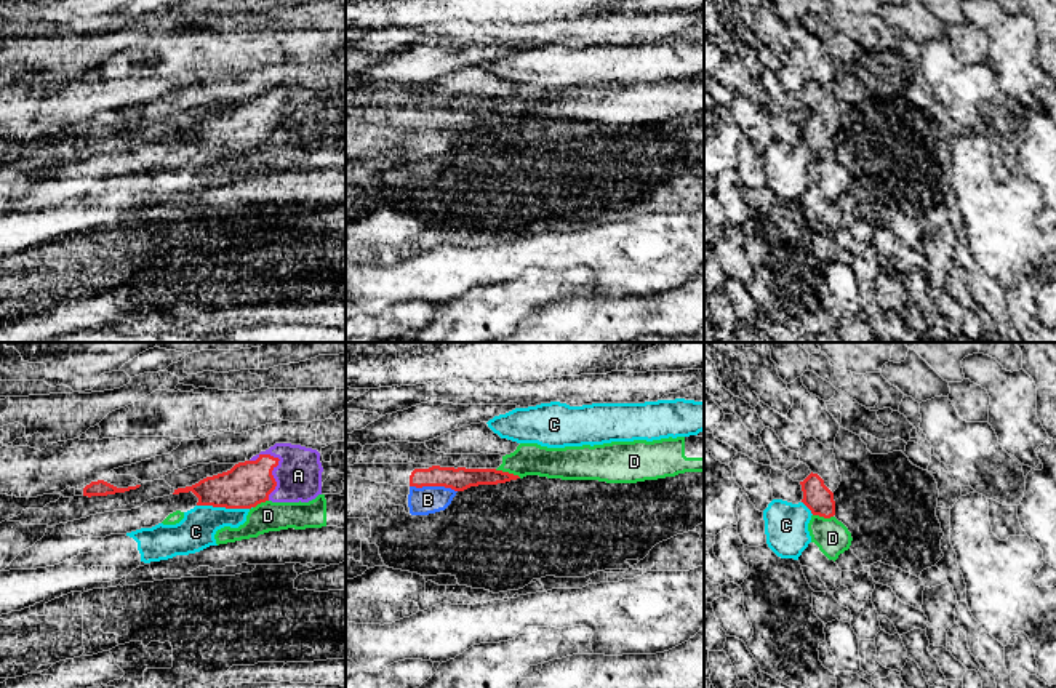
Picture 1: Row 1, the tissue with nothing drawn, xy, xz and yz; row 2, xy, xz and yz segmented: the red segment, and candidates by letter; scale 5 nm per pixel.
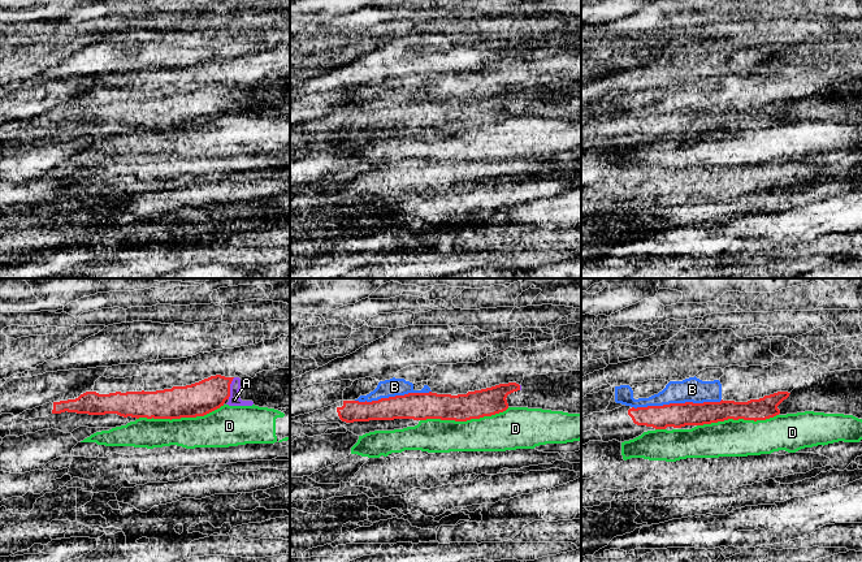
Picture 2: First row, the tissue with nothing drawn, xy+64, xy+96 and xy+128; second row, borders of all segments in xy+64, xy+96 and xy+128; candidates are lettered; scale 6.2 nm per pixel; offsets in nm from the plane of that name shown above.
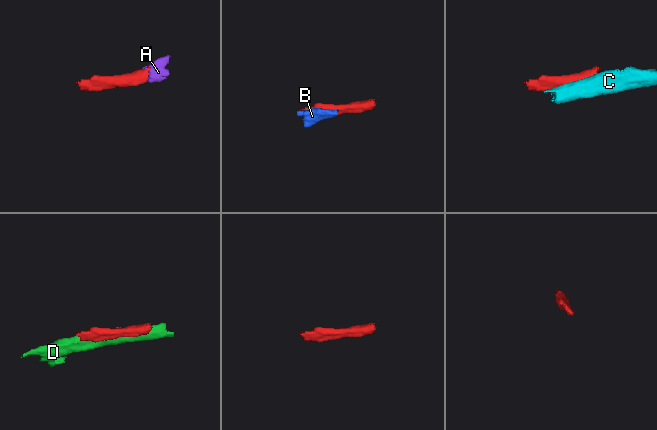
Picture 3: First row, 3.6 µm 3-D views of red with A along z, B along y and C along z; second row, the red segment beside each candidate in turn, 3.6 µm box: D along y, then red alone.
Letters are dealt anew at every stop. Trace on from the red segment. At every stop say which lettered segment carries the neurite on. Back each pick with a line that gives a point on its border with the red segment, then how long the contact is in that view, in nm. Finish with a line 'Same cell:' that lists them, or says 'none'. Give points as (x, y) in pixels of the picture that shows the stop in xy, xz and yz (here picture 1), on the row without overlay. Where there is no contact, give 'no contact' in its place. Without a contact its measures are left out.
A: xy (272, 111) | 240 nm
Same cell: A

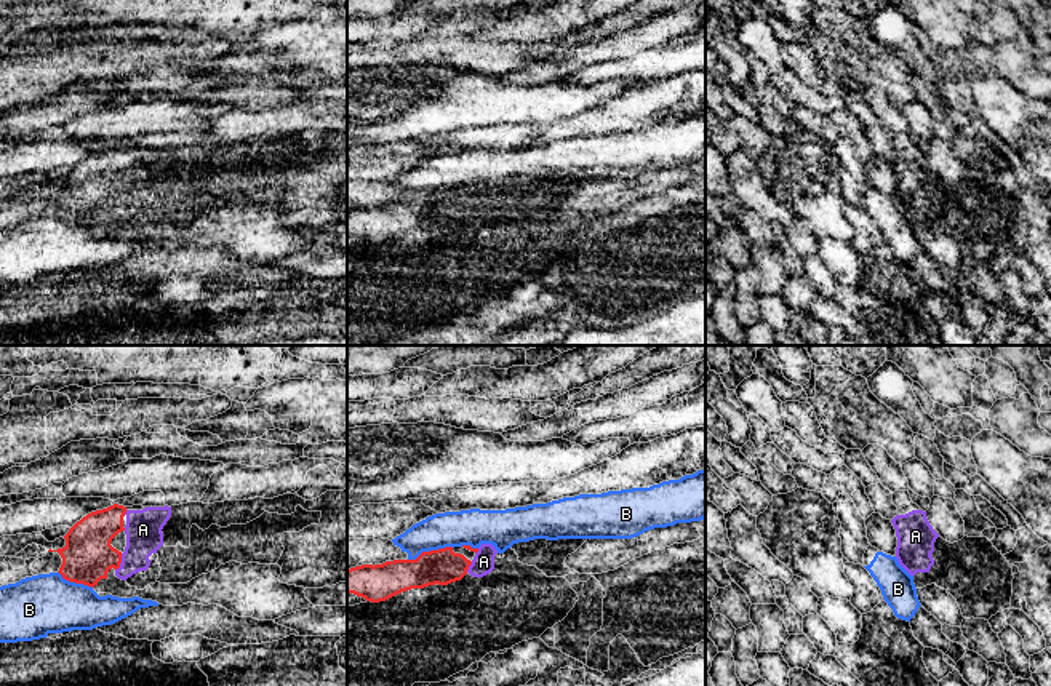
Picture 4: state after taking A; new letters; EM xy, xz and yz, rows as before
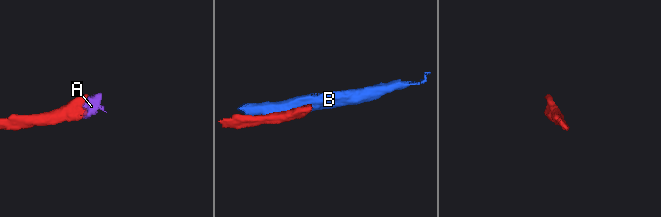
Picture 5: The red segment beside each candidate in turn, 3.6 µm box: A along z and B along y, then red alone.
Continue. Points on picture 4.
A: xy (120, 203) | 90 nm
Same cell: A

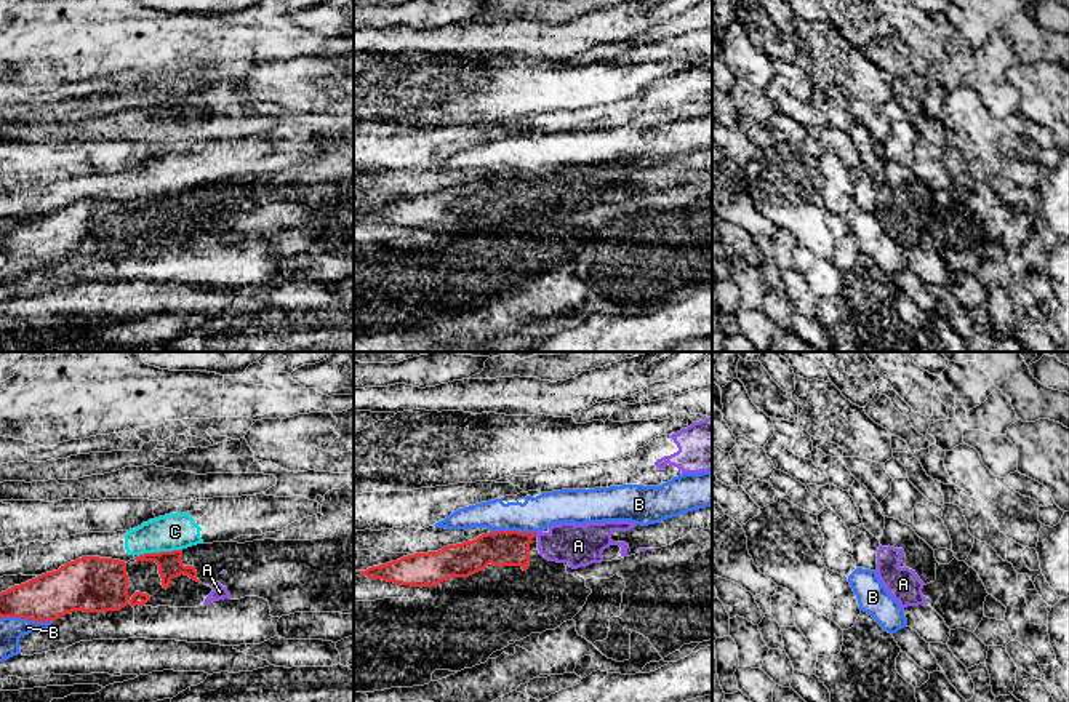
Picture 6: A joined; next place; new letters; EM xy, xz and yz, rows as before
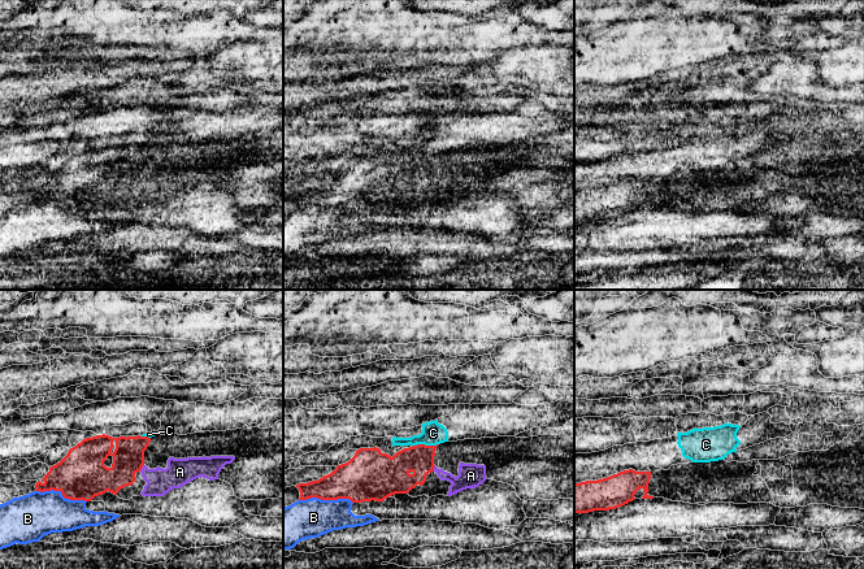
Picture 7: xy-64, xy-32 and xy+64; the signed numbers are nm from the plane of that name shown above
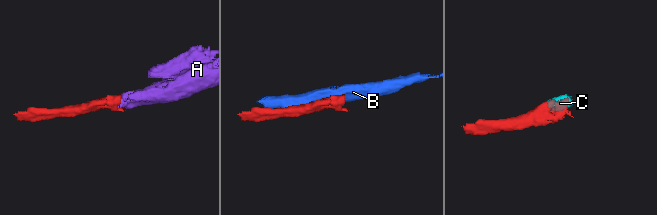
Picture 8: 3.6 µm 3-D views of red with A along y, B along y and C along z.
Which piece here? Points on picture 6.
A: xz (536, 175) | 30 nm
Same cell: A

